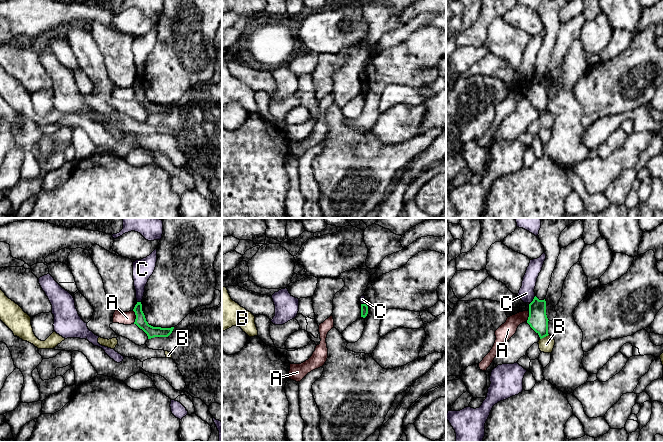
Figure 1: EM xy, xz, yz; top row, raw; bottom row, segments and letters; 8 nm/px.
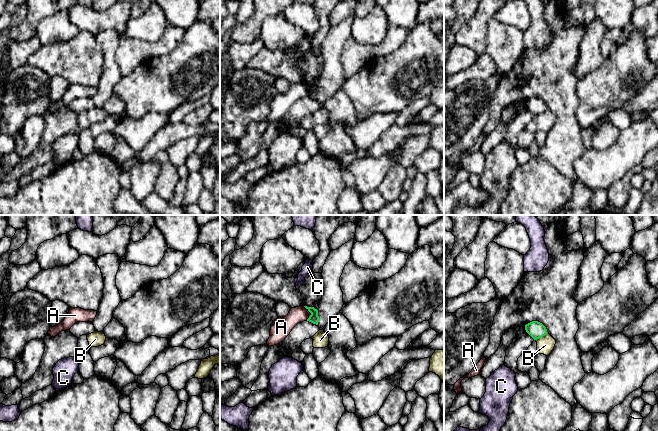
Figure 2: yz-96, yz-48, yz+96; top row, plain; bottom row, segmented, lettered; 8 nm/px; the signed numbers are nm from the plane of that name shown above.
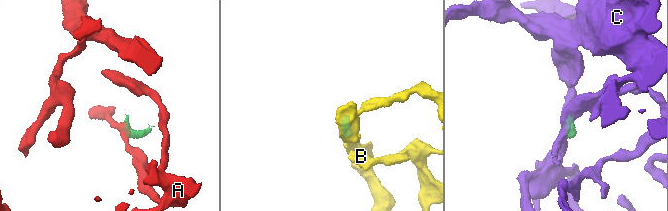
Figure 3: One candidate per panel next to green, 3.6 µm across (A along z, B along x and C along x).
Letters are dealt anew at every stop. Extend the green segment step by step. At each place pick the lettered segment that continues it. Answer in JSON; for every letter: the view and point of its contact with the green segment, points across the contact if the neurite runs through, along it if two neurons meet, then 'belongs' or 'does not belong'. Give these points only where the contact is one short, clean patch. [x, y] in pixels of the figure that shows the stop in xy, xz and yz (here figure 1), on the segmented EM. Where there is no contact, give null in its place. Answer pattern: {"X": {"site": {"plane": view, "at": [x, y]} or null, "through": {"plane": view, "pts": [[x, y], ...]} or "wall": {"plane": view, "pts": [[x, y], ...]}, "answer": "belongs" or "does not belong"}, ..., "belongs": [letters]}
{"A": {"site": {"plane": "xy", "at": [136, 317]}, "wall": {"plane": "xy", "pts": [[132, 310], [135, 315], [134, 323]]}, "answer": "does not belong"}, "B": {"site": {"plane": "yz", "at": [544, 336]}, "wall": {"plane": "yz", "pts": [[548, 334], [540, 339]]}, "answer": "does not belong"}, "C": {"site": {"plane": "yz", "at": [533, 300]}, "wall": {"plane": "yz", "pts": [[535, 296], [530, 303]]}, "answer": "does not belong"}, "belongs": []}

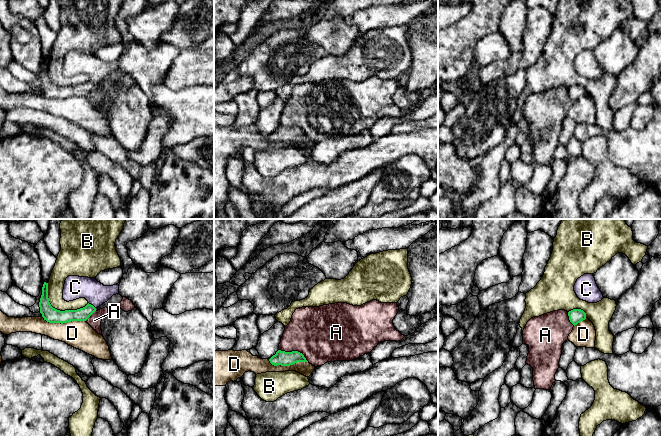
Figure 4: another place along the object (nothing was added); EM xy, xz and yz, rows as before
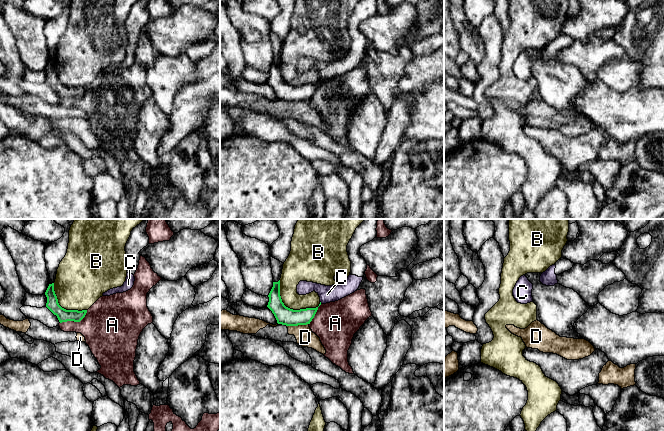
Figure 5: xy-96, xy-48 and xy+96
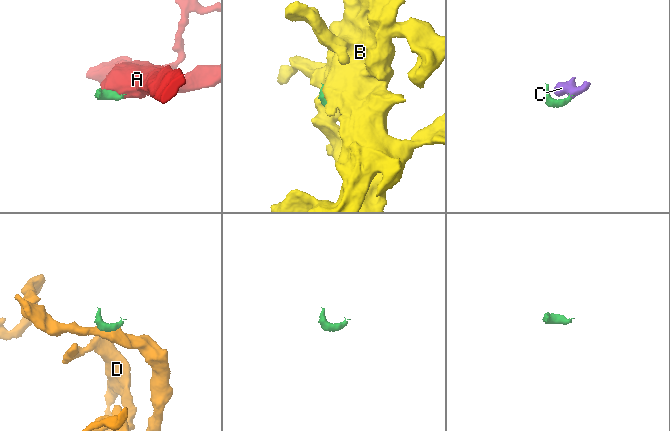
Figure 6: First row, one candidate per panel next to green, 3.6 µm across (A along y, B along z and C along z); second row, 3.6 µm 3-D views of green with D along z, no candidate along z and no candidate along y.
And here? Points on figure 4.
{"A": {"site": {"plane": "xz", "at": [294, 351]}, "wall": {"plane": "xz", "pts": [[279, 349], [299, 351], [308, 361]]}, "answer": "does not belong"}, "B": {"site": {"plane": "xy", "at": [59, 310]}, "wall": {"plane": "xy", "pts": [[47, 283], [48, 301], [57, 309], [76, 310], [88, 303]]}, "answer": "does not belong"}, "C": {"site": {"plane": "xy", "at": [92, 305]}, "through": {"plane": "xy", "pts": [[82, 314], [92, 305], [92, 300], [75, 287]]}, "answer": "belongs"}, "D": {"site": {"plane": "xy", "at": [64, 322]}, "wall": {"plane": "xy", "pts": [[42, 316], [49, 322], [66, 323], [85, 320]]}, "answer": "does not belong"}, "belongs": ["C"]}

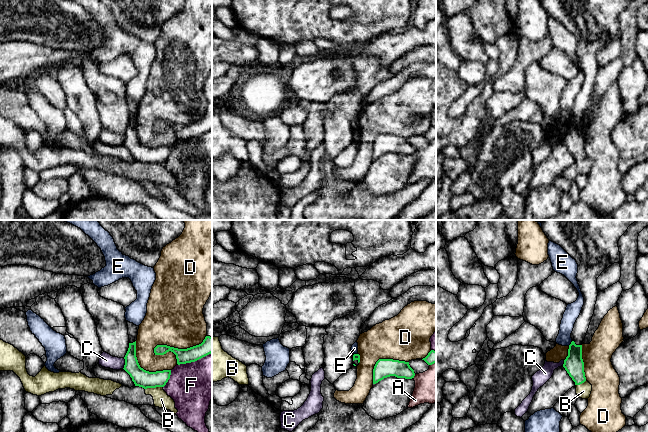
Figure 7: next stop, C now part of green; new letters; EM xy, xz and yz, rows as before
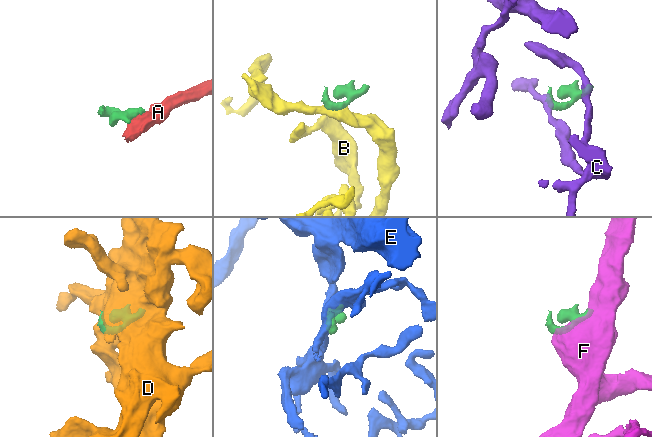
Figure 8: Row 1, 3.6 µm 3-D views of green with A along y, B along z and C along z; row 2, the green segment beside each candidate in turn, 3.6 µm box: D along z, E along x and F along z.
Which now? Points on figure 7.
{"A": {"site": {"plane": "xz", "at": [414, 375]}, "wall": {"plane": "xz", "pts": [[415, 374], [413, 378]]}, "answer": "does not belong"}, "B": {"site": {"plane": "xy", "at": [153, 387]}, "wall": {"plane": "xy", "pts": [[162, 386], [145, 389]]}, "answer": "does not belong"}, "C": {"site": {"plane": "xy", "at": [125, 363]}, "wall": {"plane": "xy", "pts": [[124, 358], [124, 366], [122, 368]]}, "answer": "does not belong"}, "D": {"site": {"plane": "xy", "at": [177, 348]}, "answer": "does not belong"}, "E": {"site": {"plane": "yz", "at": [571, 343]}, "wall": {"plane": "yz", "pts": [[572, 341], [568, 345]]}, "answer": "does not belong"}, "F": {"site": {"plane": "xy", "at": [194, 361]}, "wall": {"plane": "xy", "pts": [[211, 352], [194, 361], [177, 364]]}, "answer": "does not belong"}, "belongs": []}

